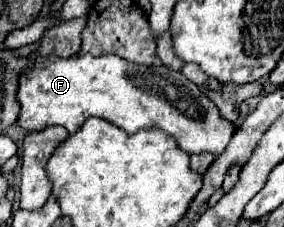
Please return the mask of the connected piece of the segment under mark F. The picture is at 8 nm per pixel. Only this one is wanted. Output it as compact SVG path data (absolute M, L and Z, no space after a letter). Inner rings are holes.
M74 55L68 59L60 57L36 57L36 63L32 69L28 69L20 77L18 87L18 101L20 101L20 117L18 123L28 131L38 131L48 125L62 125L70 133L74 133L88 117L102 117L110 121L112 125L124 129L128 135L140 131L140 129L162 129L168 135L172 135L178 143L178 147L186 153L212 153L214 157L220 157L226 149L226 145L232 139L232 133L236 131L234 123L220 117L216 105L202 93L198 85L188 81L182 73L170 71L166 67L144 67L136 63L128 63L118 55Z

